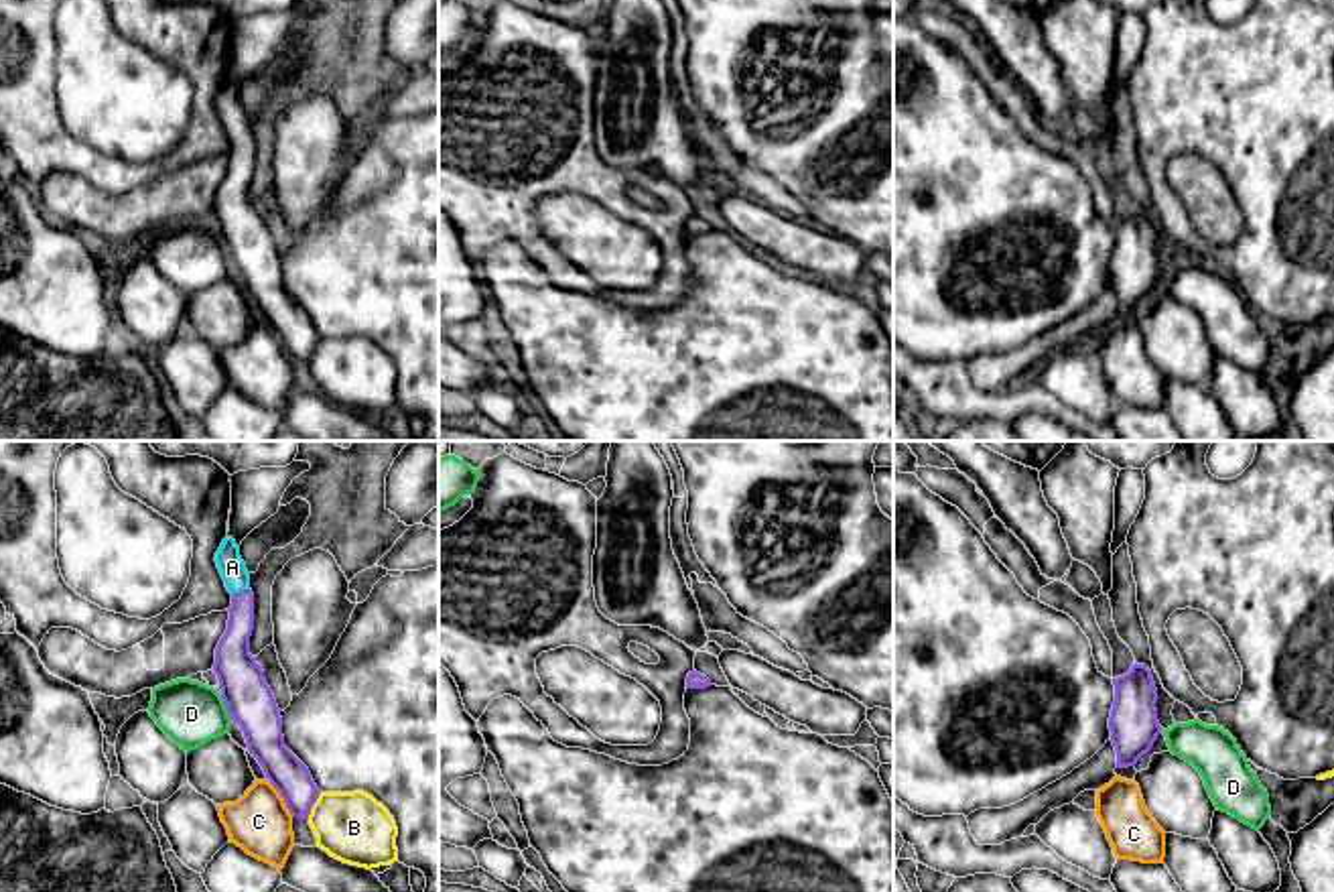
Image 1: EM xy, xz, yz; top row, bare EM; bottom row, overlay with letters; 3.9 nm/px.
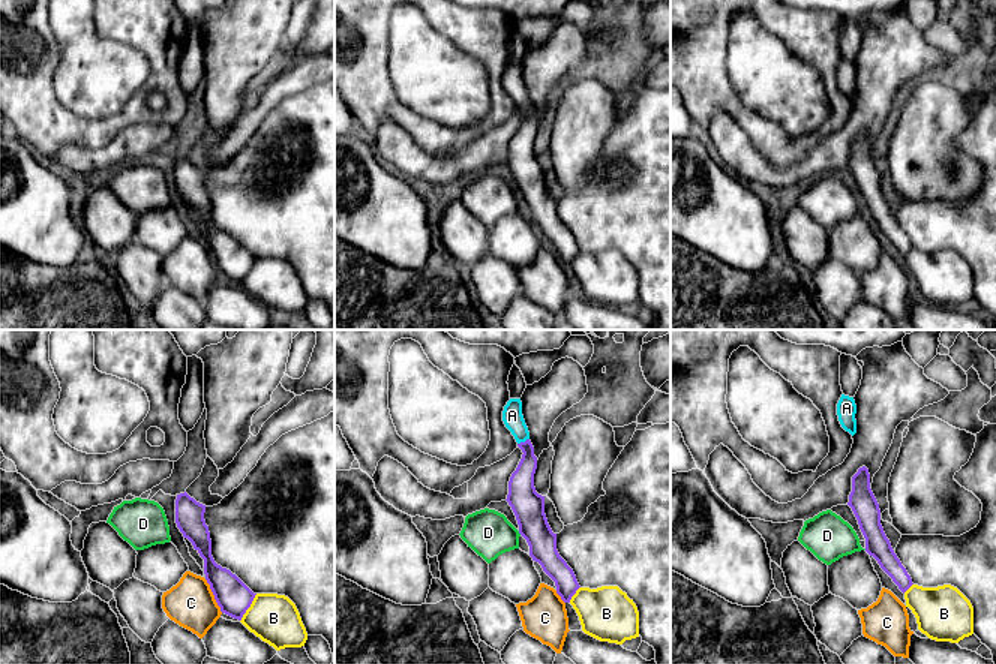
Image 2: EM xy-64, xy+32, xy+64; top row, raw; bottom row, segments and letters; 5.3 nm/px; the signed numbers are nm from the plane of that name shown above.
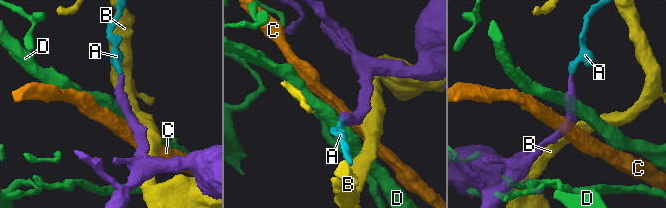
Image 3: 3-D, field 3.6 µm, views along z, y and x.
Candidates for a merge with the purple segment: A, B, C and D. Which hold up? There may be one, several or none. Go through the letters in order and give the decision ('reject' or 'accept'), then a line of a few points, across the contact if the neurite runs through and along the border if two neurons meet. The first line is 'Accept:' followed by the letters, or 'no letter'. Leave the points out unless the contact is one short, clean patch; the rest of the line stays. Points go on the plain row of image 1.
Accept: A
A: accept | xy (232, 198), (240, 171), (240, 137), (232, 112)
B: reject
C: reject
D: reject | xy (220, 240), (232, 265)

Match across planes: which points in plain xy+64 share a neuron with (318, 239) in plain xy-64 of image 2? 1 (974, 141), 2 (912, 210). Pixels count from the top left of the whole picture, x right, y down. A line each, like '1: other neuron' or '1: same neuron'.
1: same neuron
2: same neuron

